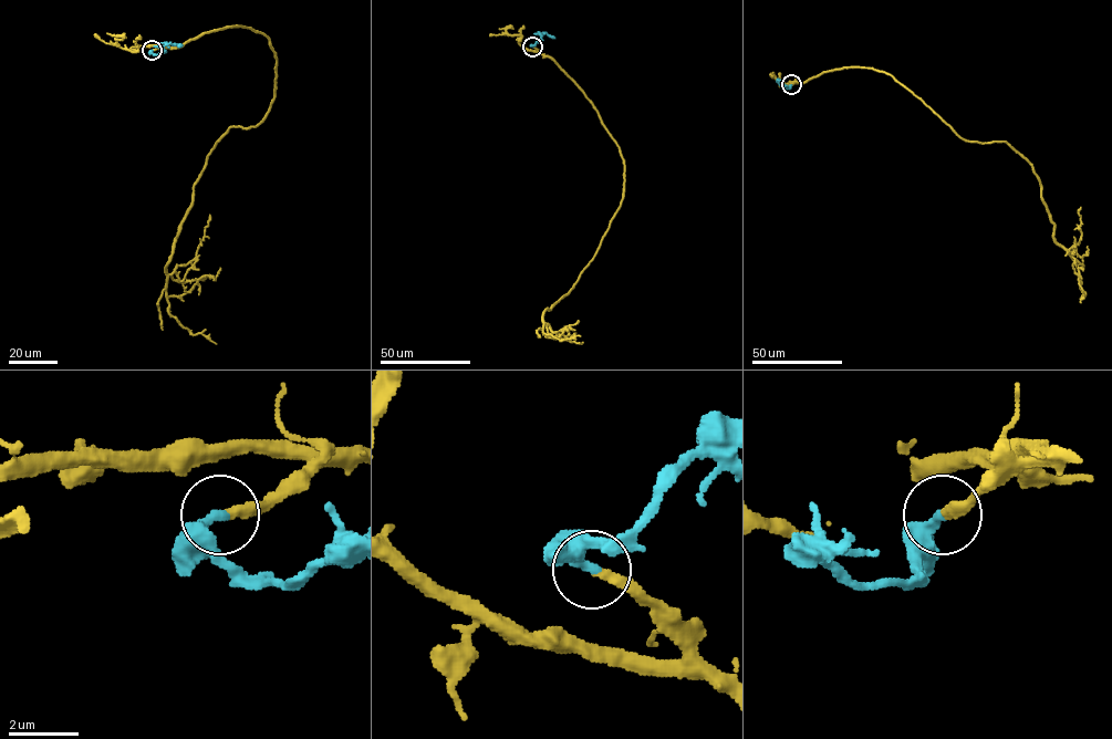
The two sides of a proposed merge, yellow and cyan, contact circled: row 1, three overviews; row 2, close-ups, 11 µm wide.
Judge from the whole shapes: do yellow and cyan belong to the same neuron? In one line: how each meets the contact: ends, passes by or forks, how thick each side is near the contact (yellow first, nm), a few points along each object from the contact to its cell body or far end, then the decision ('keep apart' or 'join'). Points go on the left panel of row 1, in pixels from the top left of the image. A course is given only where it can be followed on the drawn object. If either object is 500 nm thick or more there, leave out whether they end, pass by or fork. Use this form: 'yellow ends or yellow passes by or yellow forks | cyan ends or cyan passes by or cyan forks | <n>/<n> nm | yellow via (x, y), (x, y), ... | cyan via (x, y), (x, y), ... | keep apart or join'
yellow ends | cyan ends | 280/320 nm | yellow via (152, 50), (239, 27), (260, 32), (274, 52), (268, 114), (217, 141), (166, 267), (168, 312), (216, 344) | cyan via (152, 50), (158, 54), (165, 44), (182, 47) | join

